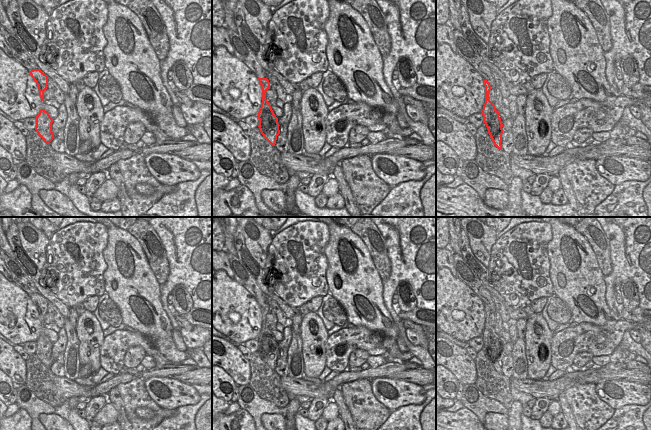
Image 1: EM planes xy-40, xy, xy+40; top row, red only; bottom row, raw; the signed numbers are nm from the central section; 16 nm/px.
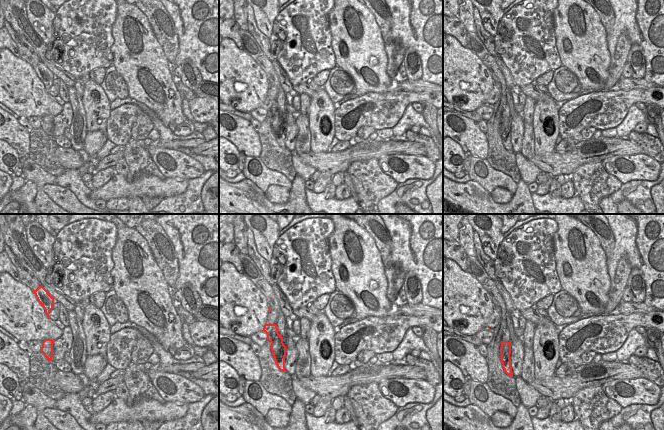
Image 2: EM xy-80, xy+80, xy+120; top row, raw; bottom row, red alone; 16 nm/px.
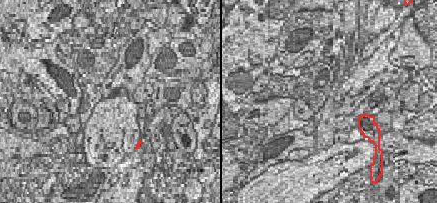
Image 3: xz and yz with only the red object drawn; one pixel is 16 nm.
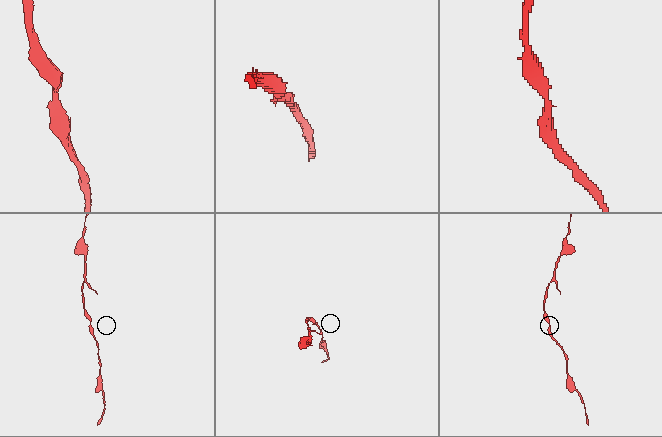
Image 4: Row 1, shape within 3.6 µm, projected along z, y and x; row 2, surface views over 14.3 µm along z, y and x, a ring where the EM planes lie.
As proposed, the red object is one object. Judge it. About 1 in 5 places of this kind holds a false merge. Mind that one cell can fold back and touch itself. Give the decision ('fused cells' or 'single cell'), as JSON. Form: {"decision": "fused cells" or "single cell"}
{"decision": "single cell"}

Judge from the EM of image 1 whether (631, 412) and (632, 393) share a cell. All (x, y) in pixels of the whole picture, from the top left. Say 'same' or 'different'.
different

